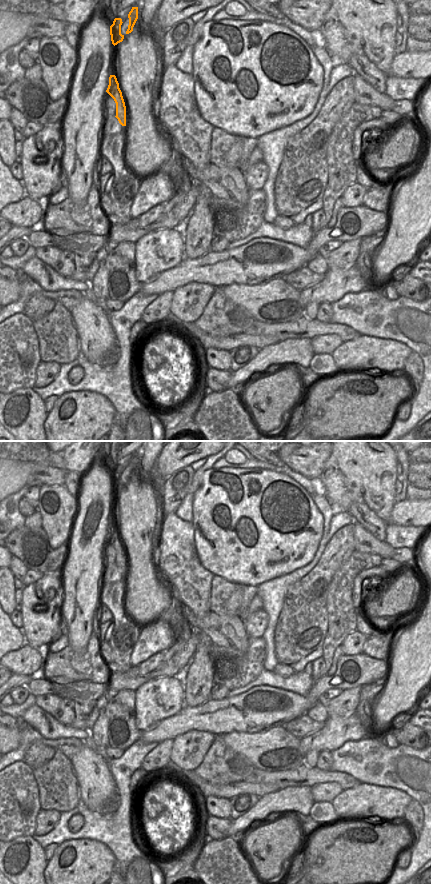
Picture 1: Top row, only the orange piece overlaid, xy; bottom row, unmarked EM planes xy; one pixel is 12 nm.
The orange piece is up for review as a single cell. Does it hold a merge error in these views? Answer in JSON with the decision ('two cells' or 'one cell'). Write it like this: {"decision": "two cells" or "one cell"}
{"decision": "one cell"}

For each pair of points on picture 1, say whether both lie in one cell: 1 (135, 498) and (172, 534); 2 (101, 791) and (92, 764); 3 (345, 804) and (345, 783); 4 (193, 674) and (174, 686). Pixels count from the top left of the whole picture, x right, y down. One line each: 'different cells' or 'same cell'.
1: different cells
2: same cell
3: different cells
4: different cells

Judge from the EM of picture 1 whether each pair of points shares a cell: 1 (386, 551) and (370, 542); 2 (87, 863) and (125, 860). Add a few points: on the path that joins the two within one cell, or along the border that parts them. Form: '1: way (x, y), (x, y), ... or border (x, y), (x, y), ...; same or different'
1: way (382, 549), (374, 546); same
2: border (102, 842), (108, 847), (115, 859), (115, 870); different

